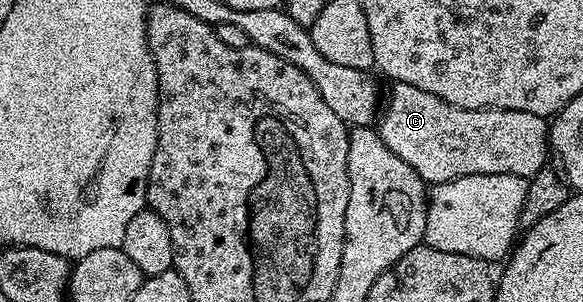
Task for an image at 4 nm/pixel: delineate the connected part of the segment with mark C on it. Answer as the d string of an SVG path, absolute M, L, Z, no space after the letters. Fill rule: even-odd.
M394 82L390 86L391 94L386 94L381 116L377 121L379 138L397 155L397 159L405 159L413 171L428 186L434 187L461 179L465 175L517 175L532 178L549 161L549 125L544 118L529 115L529 111L509 111L508 109L462 109L453 107L453 103L445 103L445 99L437 99L437 95L429 95L429 91L421 91L421 87L409 87L409 83Z

